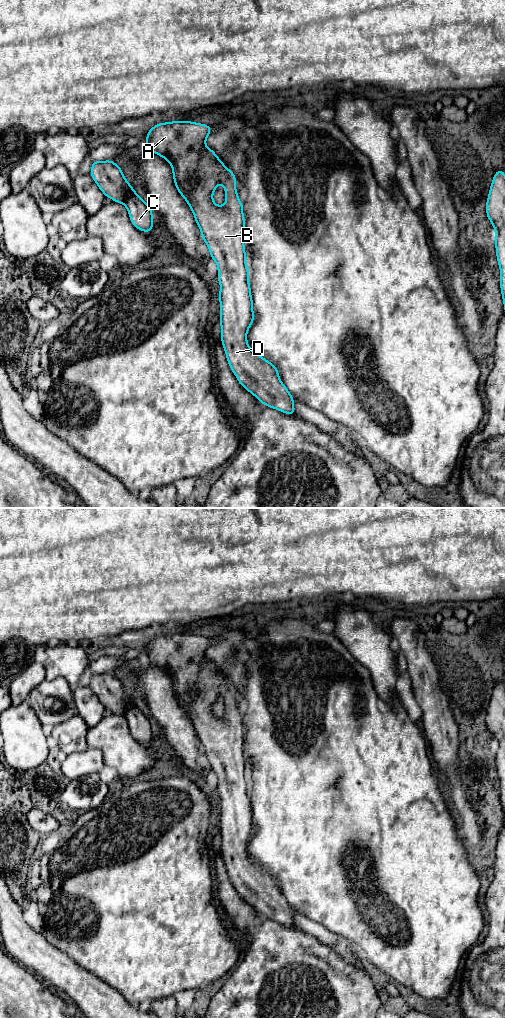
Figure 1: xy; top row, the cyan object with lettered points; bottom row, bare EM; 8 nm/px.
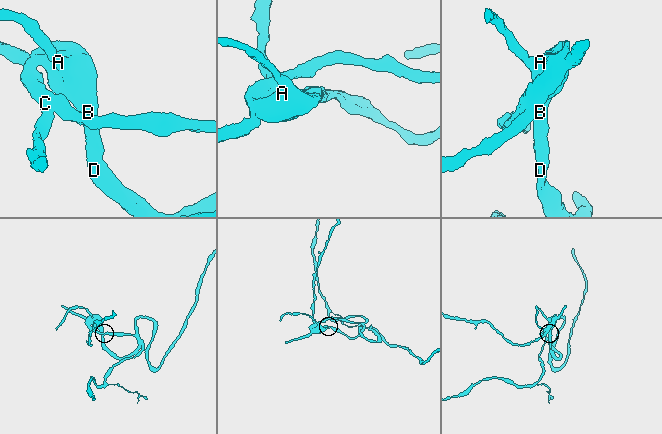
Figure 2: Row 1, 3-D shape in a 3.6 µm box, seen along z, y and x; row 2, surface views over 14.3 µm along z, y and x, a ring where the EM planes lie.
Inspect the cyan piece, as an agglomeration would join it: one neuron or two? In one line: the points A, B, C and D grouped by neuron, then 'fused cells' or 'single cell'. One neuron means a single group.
A B C D; single cell

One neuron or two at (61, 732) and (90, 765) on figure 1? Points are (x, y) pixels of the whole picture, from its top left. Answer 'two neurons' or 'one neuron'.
two neurons

